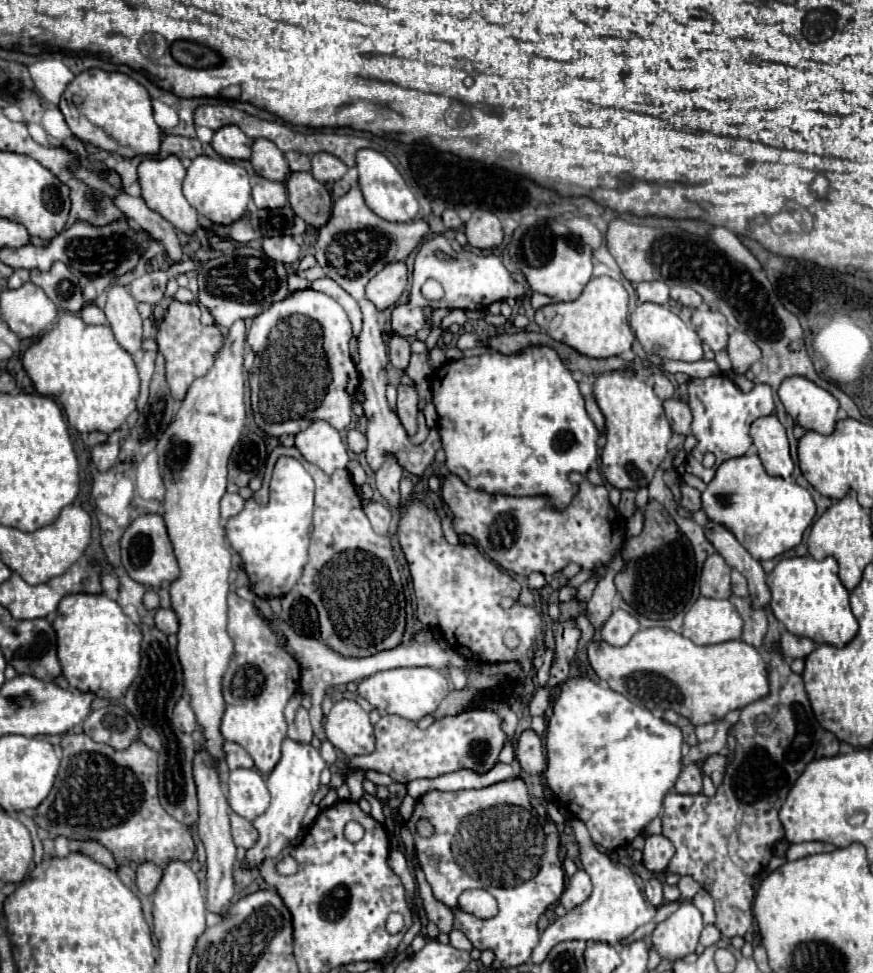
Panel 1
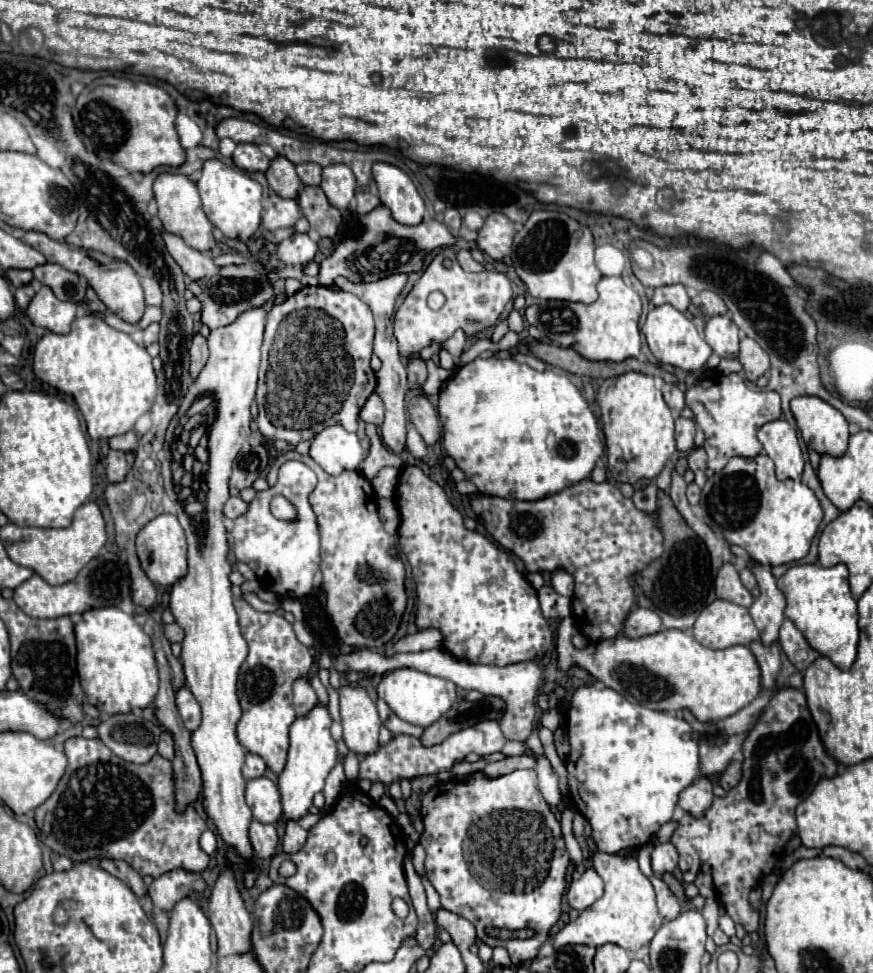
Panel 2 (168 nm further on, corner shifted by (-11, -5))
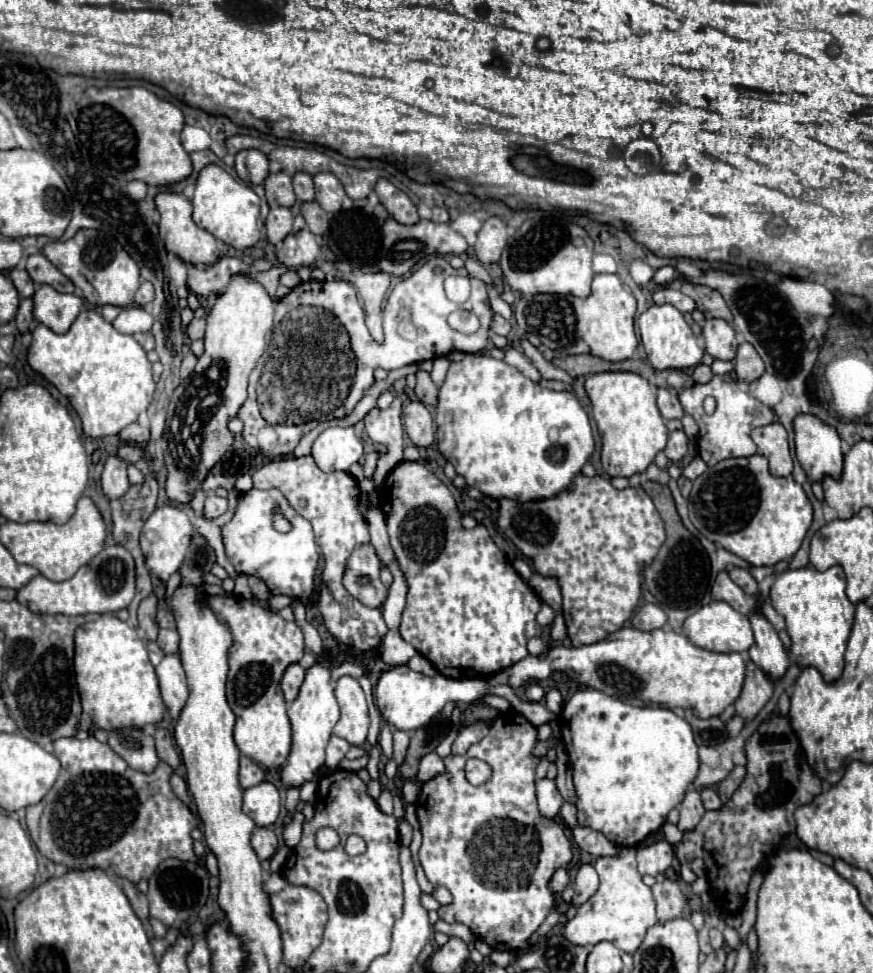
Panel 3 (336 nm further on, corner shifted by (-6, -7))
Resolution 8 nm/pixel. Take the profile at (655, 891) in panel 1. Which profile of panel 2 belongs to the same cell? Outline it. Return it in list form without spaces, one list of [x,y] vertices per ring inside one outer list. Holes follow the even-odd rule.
[[[652,878],[652,886],[656,890],[658,896],[658,910],[666,920],[674,920],[680,914],[680,902],[676,900],[676,896],[672,894],[672,890],[666,886],[664,880],[660,878]]]

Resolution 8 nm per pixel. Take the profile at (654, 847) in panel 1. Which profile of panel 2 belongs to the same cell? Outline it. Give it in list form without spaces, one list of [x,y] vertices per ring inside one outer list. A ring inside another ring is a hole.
[[[672,842],[656,844],[652,850],[652,870],[656,876],[662,876],[664,872],[674,872],[678,866],[678,852]]]

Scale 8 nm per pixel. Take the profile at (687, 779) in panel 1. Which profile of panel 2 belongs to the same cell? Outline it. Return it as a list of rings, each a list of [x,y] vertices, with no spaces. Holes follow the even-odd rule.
[[[698,778],[696,782],[692,782],[688,788],[684,788],[680,792],[680,806],[686,814],[694,816],[694,818],[702,818],[704,812],[710,808],[712,804],[712,784],[708,778]]]

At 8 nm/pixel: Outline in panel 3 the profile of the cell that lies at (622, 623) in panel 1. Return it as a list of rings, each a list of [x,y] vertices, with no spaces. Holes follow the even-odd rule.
[[[643,604],[631,618],[631,626],[637,630],[657,630],[667,624],[665,612],[657,604]]]

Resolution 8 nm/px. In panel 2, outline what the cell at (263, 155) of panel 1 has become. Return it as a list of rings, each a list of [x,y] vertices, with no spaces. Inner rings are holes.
[[[278,156],[276,160],[272,160],[268,172],[266,172],[266,180],[270,184],[270,190],[282,198],[296,198],[298,190],[300,190],[300,178],[296,174],[296,168],[290,160]]]

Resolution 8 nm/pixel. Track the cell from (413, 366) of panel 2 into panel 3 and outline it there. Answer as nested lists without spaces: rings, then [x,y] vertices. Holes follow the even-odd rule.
[[[417,370],[417,386],[415,386],[415,394],[417,394],[417,398],[419,398],[423,404],[431,404],[431,406],[437,404],[437,394],[439,394],[439,390],[437,390],[437,386],[433,384],[429,372]]]

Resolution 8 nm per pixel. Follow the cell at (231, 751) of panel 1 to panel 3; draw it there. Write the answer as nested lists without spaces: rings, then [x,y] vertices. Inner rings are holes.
[[[243,756],[241,758],[241,768],[239,768],[239,782],[241,782],[241,786],[243,788],[251,788],[251,786],[255,786],[255,784],[259,784],[263,780],[265,780],[263,768],[257,762],[253,762],[251,758]]]

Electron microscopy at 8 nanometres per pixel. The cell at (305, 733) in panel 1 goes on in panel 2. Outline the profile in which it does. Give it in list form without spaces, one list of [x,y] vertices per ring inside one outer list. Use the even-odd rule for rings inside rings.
[[[298,678],[298,680],[294,682],[292,690],[294,690],[294,710],[296,710],[296,714],[298,714],[298,716],[308,714],[308,712],[316,706],[316,702],[318,702],[316,692],[314,692],[314,688],[310,686],[308,678]]]

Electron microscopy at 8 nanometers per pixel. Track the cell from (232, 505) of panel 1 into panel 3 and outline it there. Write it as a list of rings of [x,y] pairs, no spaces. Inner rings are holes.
[[[207,496],[205,500],[205,516],[207,518],[217,518],[227,510],[227,498],[219,498],[219,496]]]

